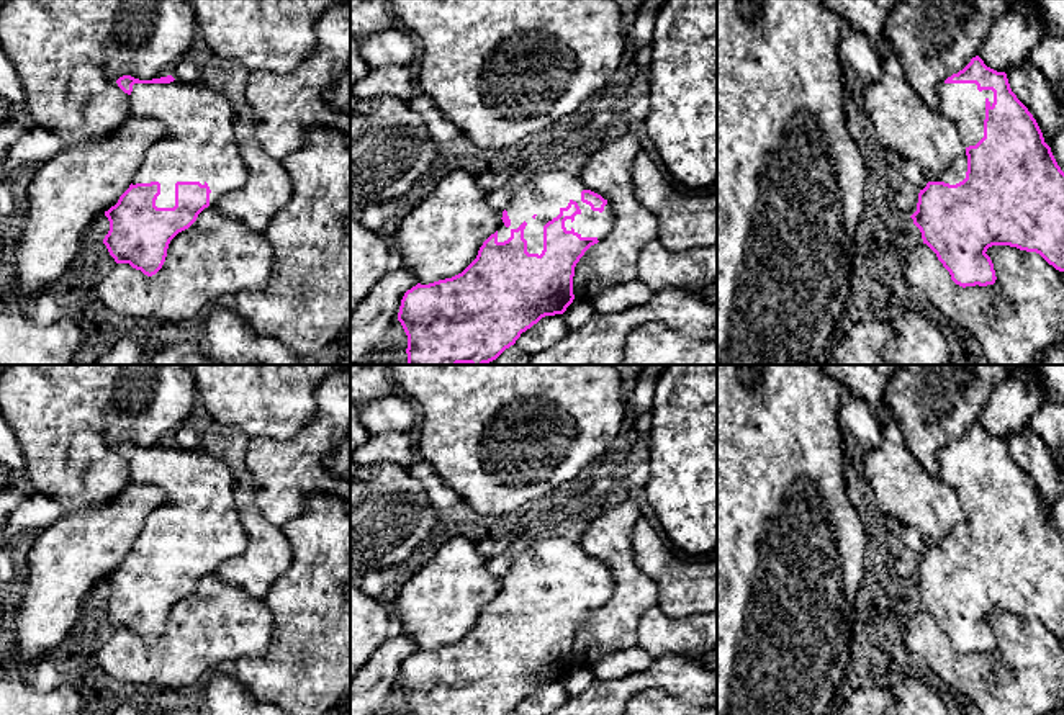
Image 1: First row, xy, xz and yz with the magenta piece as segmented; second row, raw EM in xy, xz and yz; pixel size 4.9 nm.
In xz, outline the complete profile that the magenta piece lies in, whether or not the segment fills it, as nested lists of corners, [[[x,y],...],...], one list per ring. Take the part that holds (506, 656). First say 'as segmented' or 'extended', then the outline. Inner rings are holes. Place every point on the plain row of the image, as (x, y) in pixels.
extended; [[[537,535],[532,546],[512,558],[498,597],[483,609],[476,625],[462,640],[429,651],[417,650],[404,659],[398,687],[408,702],[408,715],[509,715],[542,684],[566,677],[575,666],[576,630],[611,596],[611,571],[588,556],[579,543],[563,537]]]

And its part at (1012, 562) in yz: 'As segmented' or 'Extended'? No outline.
Extended

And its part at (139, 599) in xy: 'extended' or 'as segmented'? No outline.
extended

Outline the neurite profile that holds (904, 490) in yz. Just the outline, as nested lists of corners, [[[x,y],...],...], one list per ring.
[[[892,417],[881,430],[882,442],[859,456],[876,506],[897,524],[915,528],[928,545],[941,542],[966,519],[958,494],[913,458]]]

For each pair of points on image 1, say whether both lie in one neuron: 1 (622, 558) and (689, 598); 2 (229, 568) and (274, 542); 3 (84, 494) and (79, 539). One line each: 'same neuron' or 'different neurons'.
1: different neurons
2: same neuron
3: different neurons

